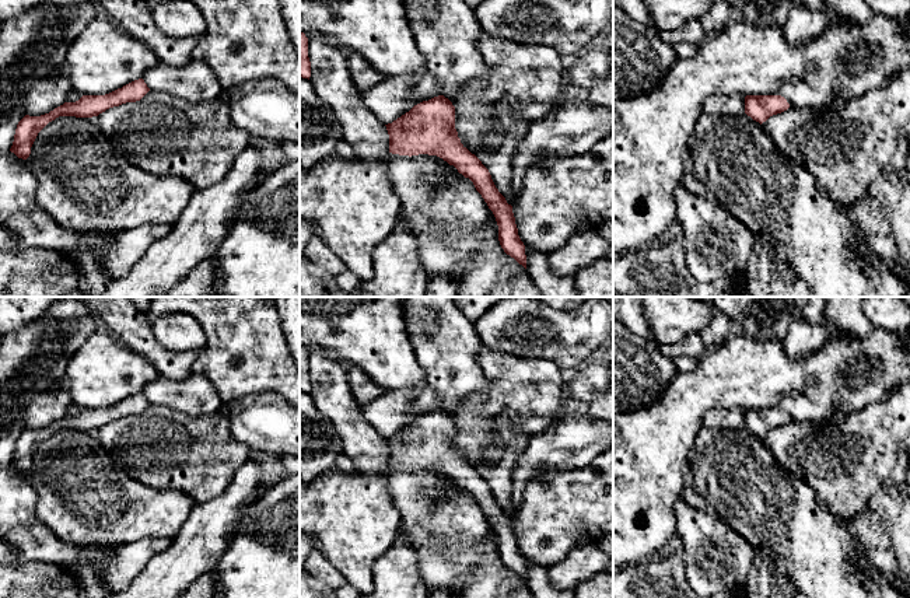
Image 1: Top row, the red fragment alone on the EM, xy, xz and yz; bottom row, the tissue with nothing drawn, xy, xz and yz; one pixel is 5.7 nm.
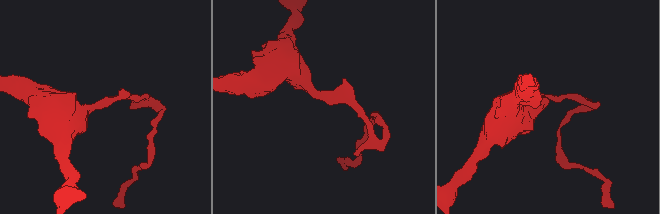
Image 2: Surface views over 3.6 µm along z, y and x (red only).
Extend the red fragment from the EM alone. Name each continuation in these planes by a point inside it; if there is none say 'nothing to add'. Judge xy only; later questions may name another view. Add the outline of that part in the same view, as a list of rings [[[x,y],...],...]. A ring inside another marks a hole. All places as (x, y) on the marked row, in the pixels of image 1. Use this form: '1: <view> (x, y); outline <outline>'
nothing to add

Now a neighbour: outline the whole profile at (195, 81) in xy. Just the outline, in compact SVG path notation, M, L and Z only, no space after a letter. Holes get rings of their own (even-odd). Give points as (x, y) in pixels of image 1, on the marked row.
M199 60L185 66L160 62L144 71L143 80L150 91L167 92L189 102L211 101L224 91L211 67Z

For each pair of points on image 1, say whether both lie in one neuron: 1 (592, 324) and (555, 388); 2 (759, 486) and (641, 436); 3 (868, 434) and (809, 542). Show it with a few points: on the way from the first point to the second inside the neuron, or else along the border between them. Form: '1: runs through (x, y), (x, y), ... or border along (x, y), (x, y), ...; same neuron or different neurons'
1: border along (529, 357), (552, 360), (560, 369); different neurons
2: border along (702, 427), (689, 453), (688, 478), (682, 488); different neurons
3: border along (823, 506), (846, 521); different neurons

